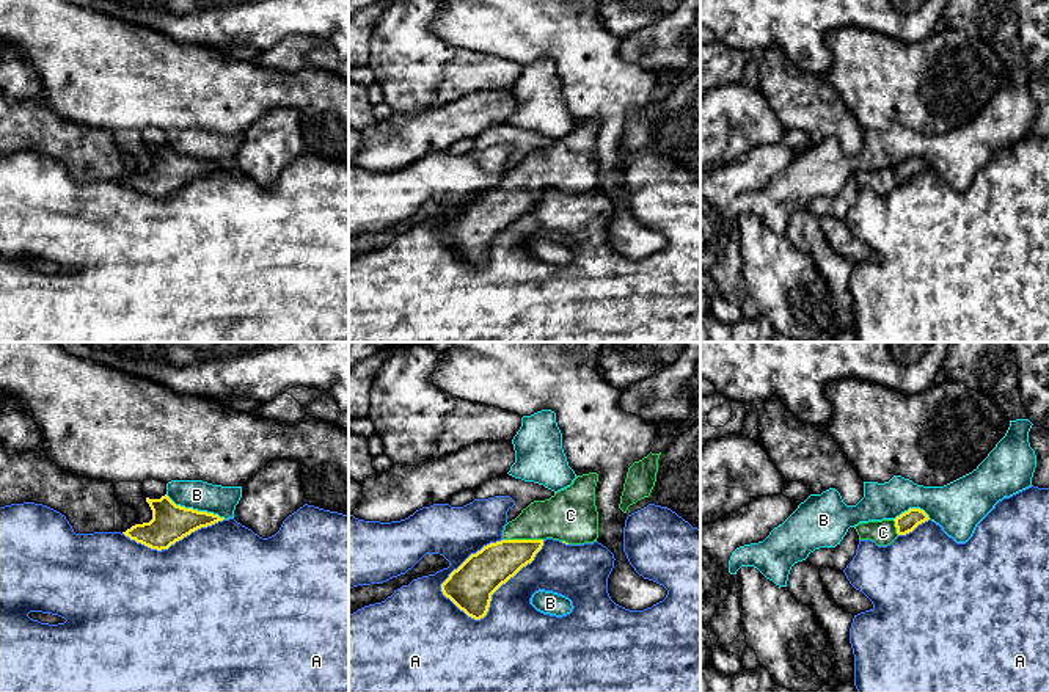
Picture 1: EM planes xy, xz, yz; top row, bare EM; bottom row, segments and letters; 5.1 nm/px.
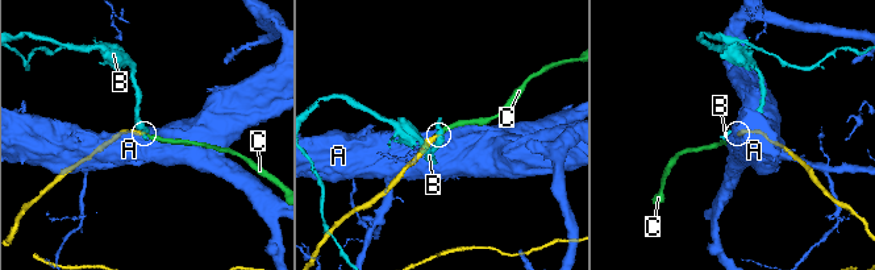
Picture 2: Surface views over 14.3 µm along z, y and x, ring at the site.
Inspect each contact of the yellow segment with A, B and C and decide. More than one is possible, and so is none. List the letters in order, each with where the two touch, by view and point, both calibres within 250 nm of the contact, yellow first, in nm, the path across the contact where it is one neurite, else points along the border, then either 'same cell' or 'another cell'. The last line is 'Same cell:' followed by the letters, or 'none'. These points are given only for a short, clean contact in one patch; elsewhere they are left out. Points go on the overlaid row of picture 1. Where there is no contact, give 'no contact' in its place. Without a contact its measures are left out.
A: contact xz (490, 597); calibres 240 and 380 nm; another cell
B: contact xy (195, 510); calibres 200 and 150 nm; another cell
C: contact xz (523, 540); calibres 220 and 260 nm; way xz (487, 570), (504, 559), (523, 540), (544, 520), (566, 517); same cell
Same cell: C

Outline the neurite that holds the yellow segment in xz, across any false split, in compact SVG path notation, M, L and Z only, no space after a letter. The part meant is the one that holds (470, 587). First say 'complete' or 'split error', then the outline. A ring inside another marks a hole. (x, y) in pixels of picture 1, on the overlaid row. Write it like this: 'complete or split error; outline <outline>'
split error; outline M597 472L576 475L573 483L550 499L534 501L509 521L503 540L471 554L441 584L441 592L474 620L487 615L492 595L531 563L546 538L565 544L598 538L595 505Z

